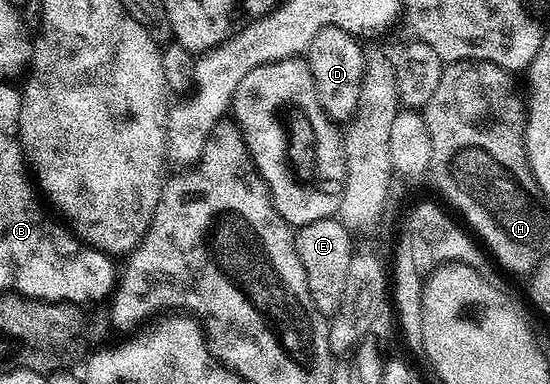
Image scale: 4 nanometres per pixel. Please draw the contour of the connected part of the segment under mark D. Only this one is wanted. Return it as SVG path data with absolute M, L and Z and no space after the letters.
M327 26L310 40L306 51L306 61L310 68L310 76L314 80L314 92L318 96L318 104L326 112L333 123L347 123L355 115L360 104L360 89L364 80L366 53L360 47L361 39L342 28Z

